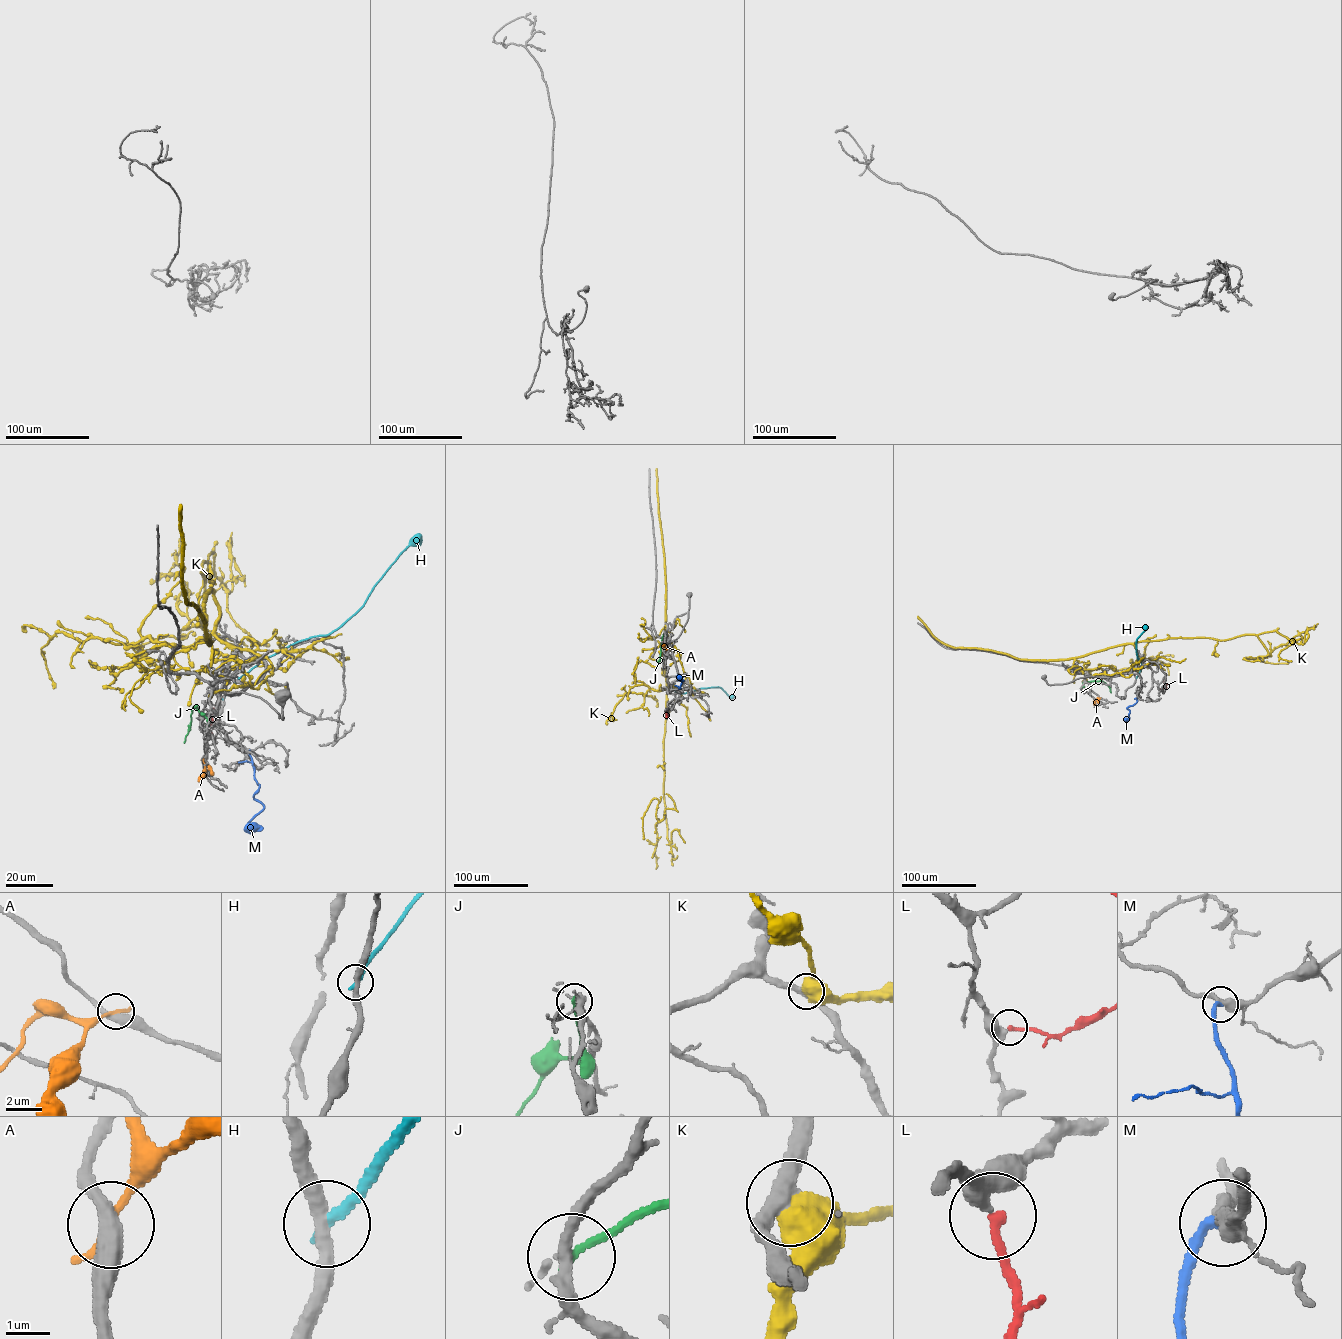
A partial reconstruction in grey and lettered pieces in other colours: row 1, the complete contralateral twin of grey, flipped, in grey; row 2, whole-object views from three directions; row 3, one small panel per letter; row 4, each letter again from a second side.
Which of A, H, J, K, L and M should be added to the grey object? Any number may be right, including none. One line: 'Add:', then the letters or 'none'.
Add: L

